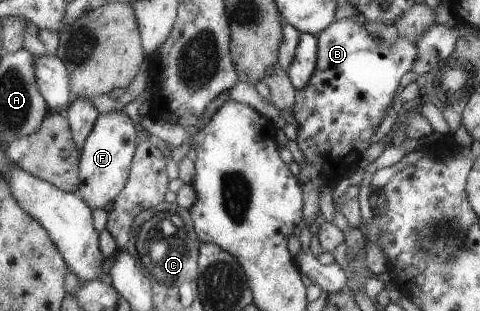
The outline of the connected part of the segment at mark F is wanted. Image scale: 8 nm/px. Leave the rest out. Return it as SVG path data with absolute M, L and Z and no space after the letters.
M110 110L106 113L98 113L93 122L89 135L85 138L83 147L80 149L80 156L78 159L78 182L79 187L76 194L79 199L84 200L87 207L103 208L105 204L111 200L121 191L128 178L128 171L130 170L130 163L136 148L136 134L137 129L130 117L127 117L121 110Z

